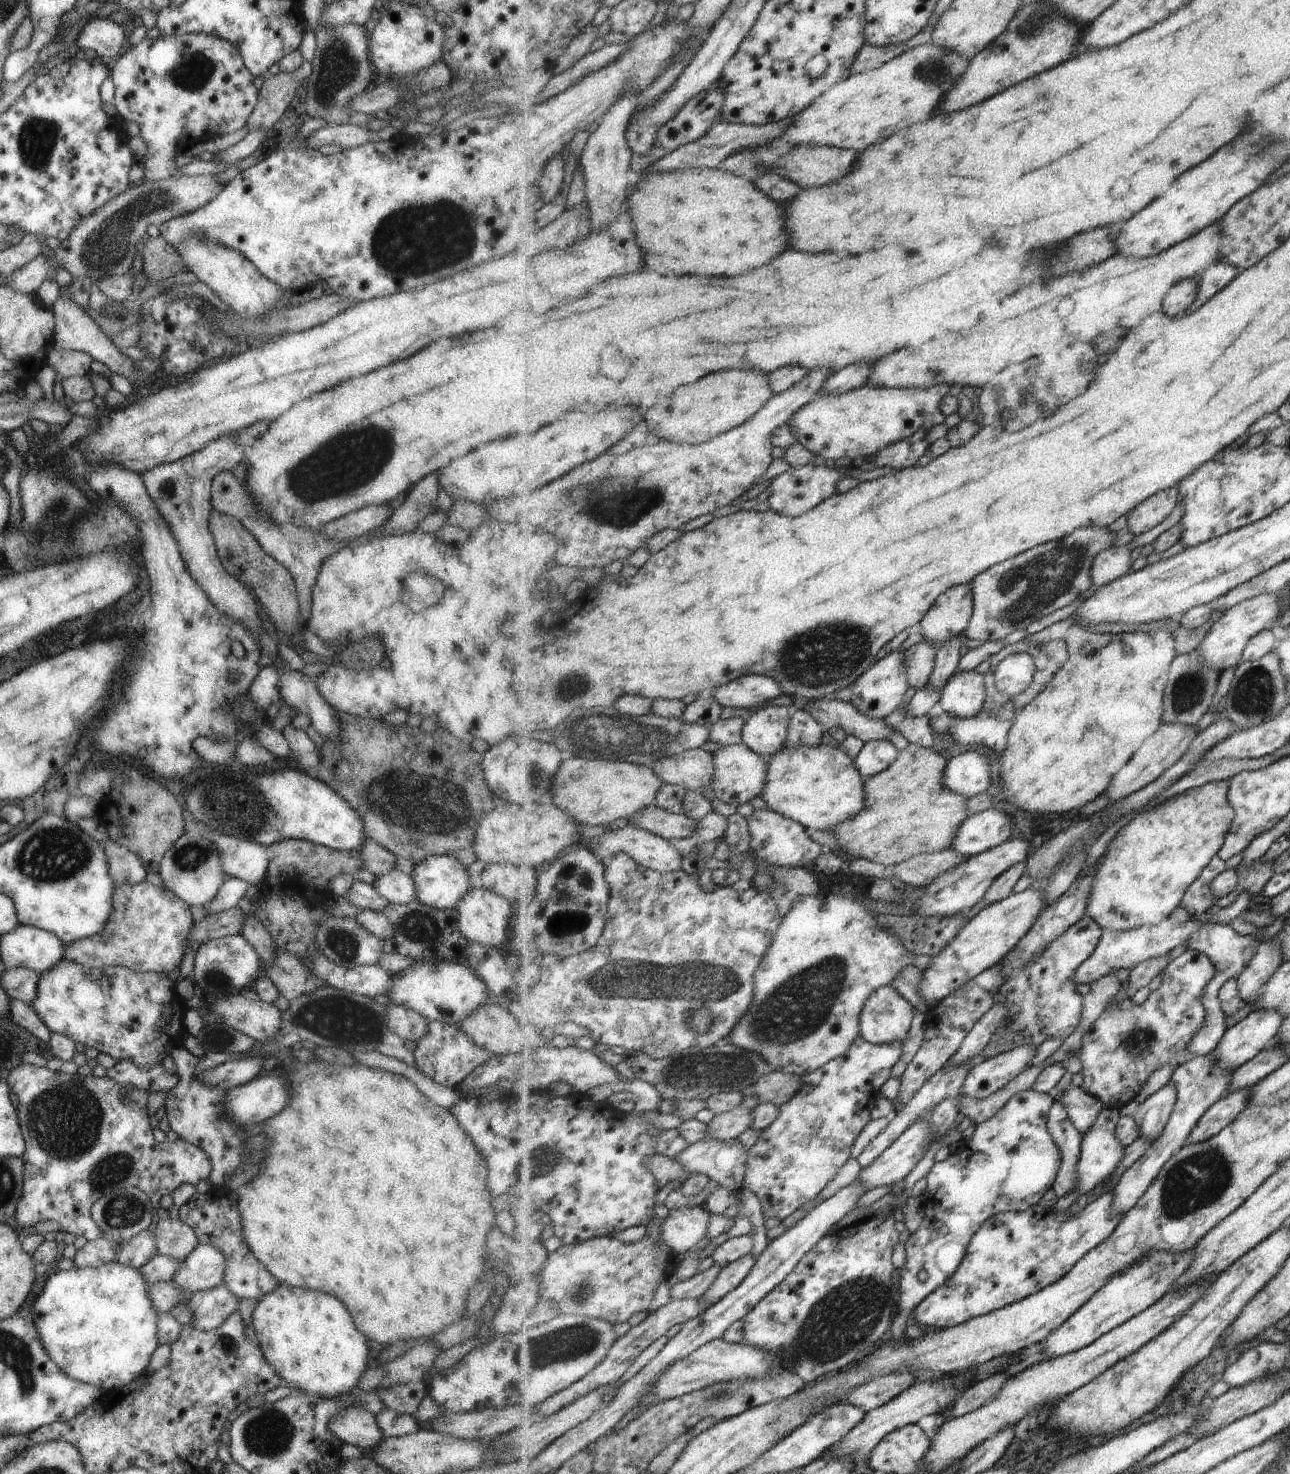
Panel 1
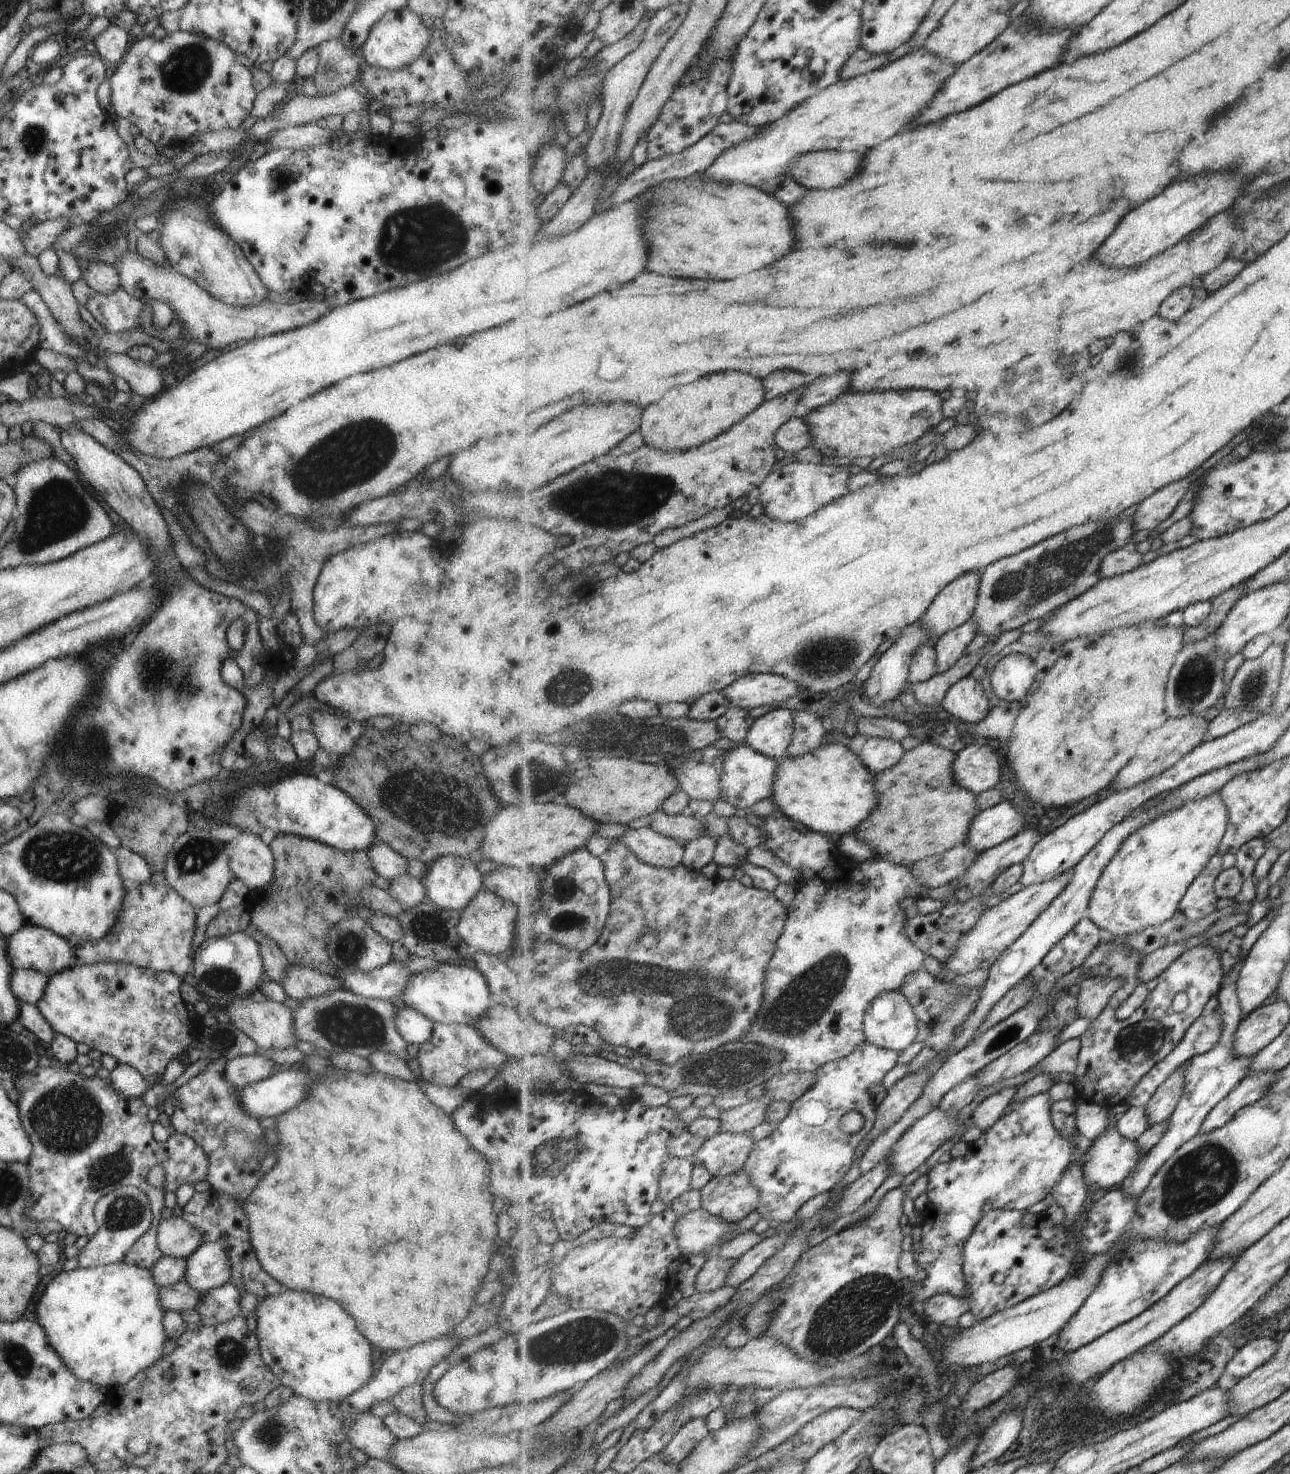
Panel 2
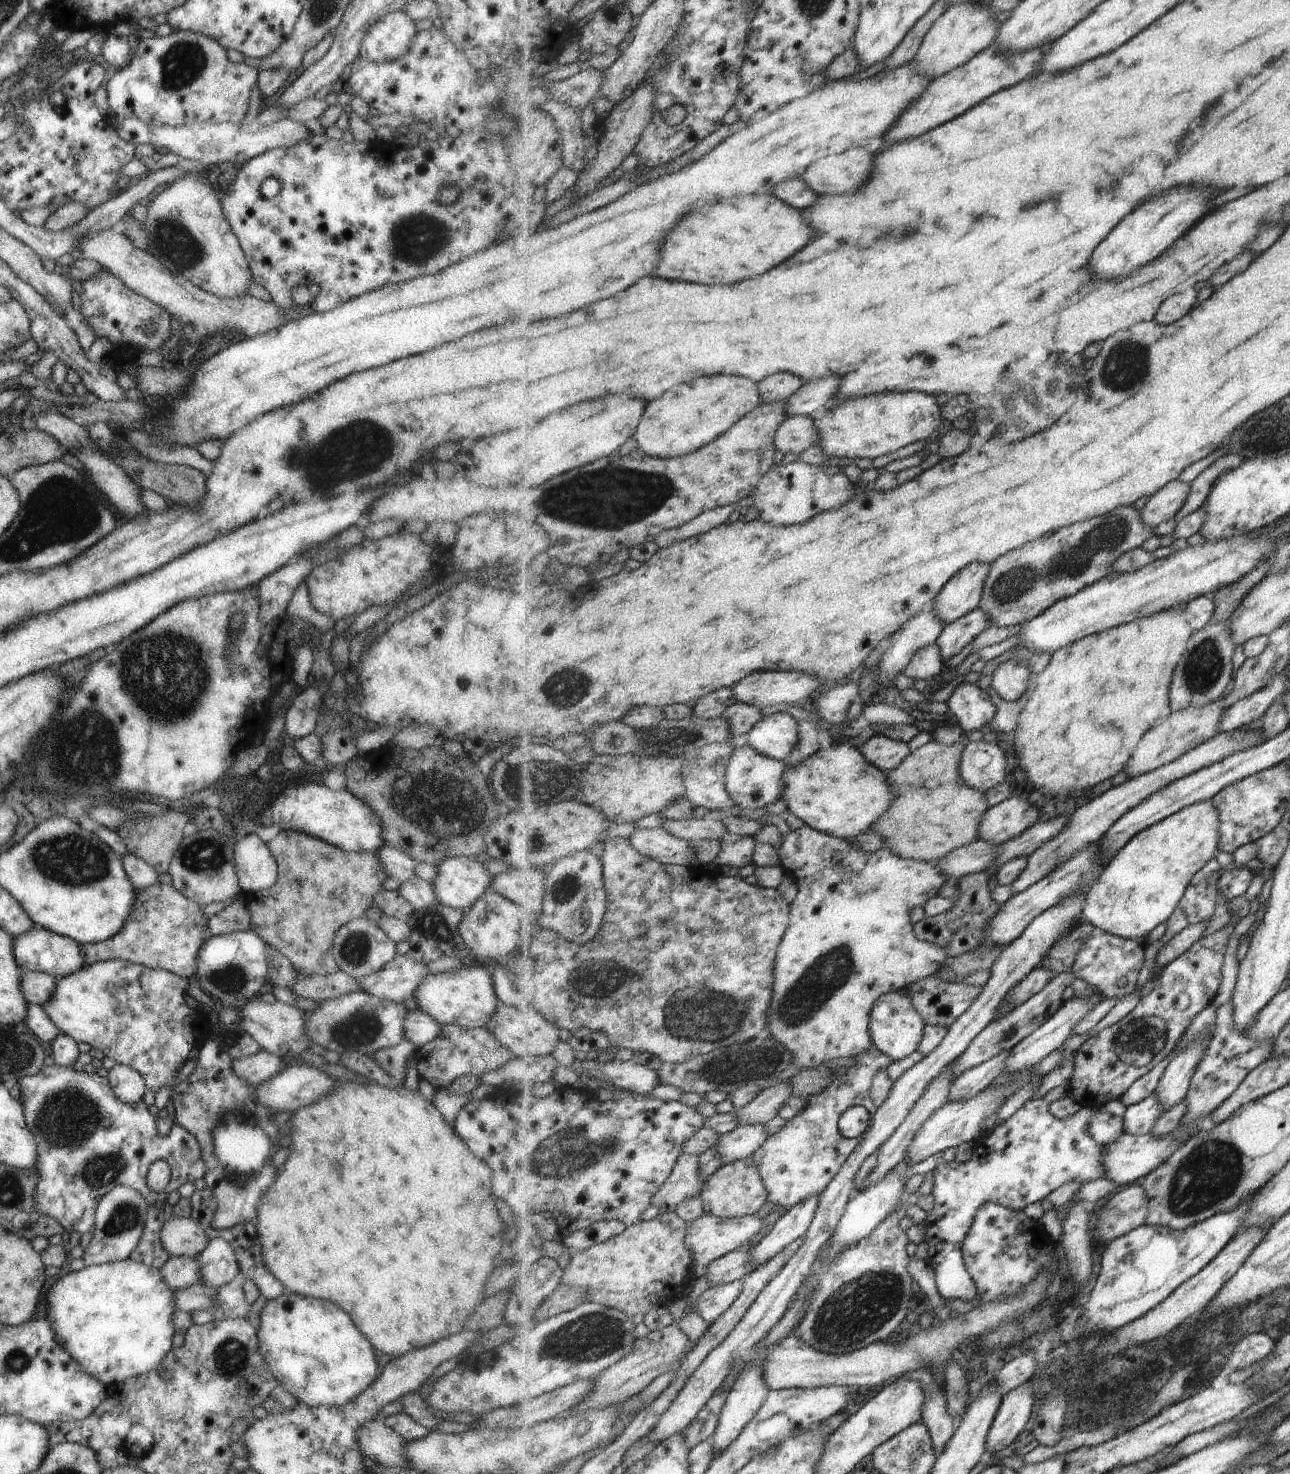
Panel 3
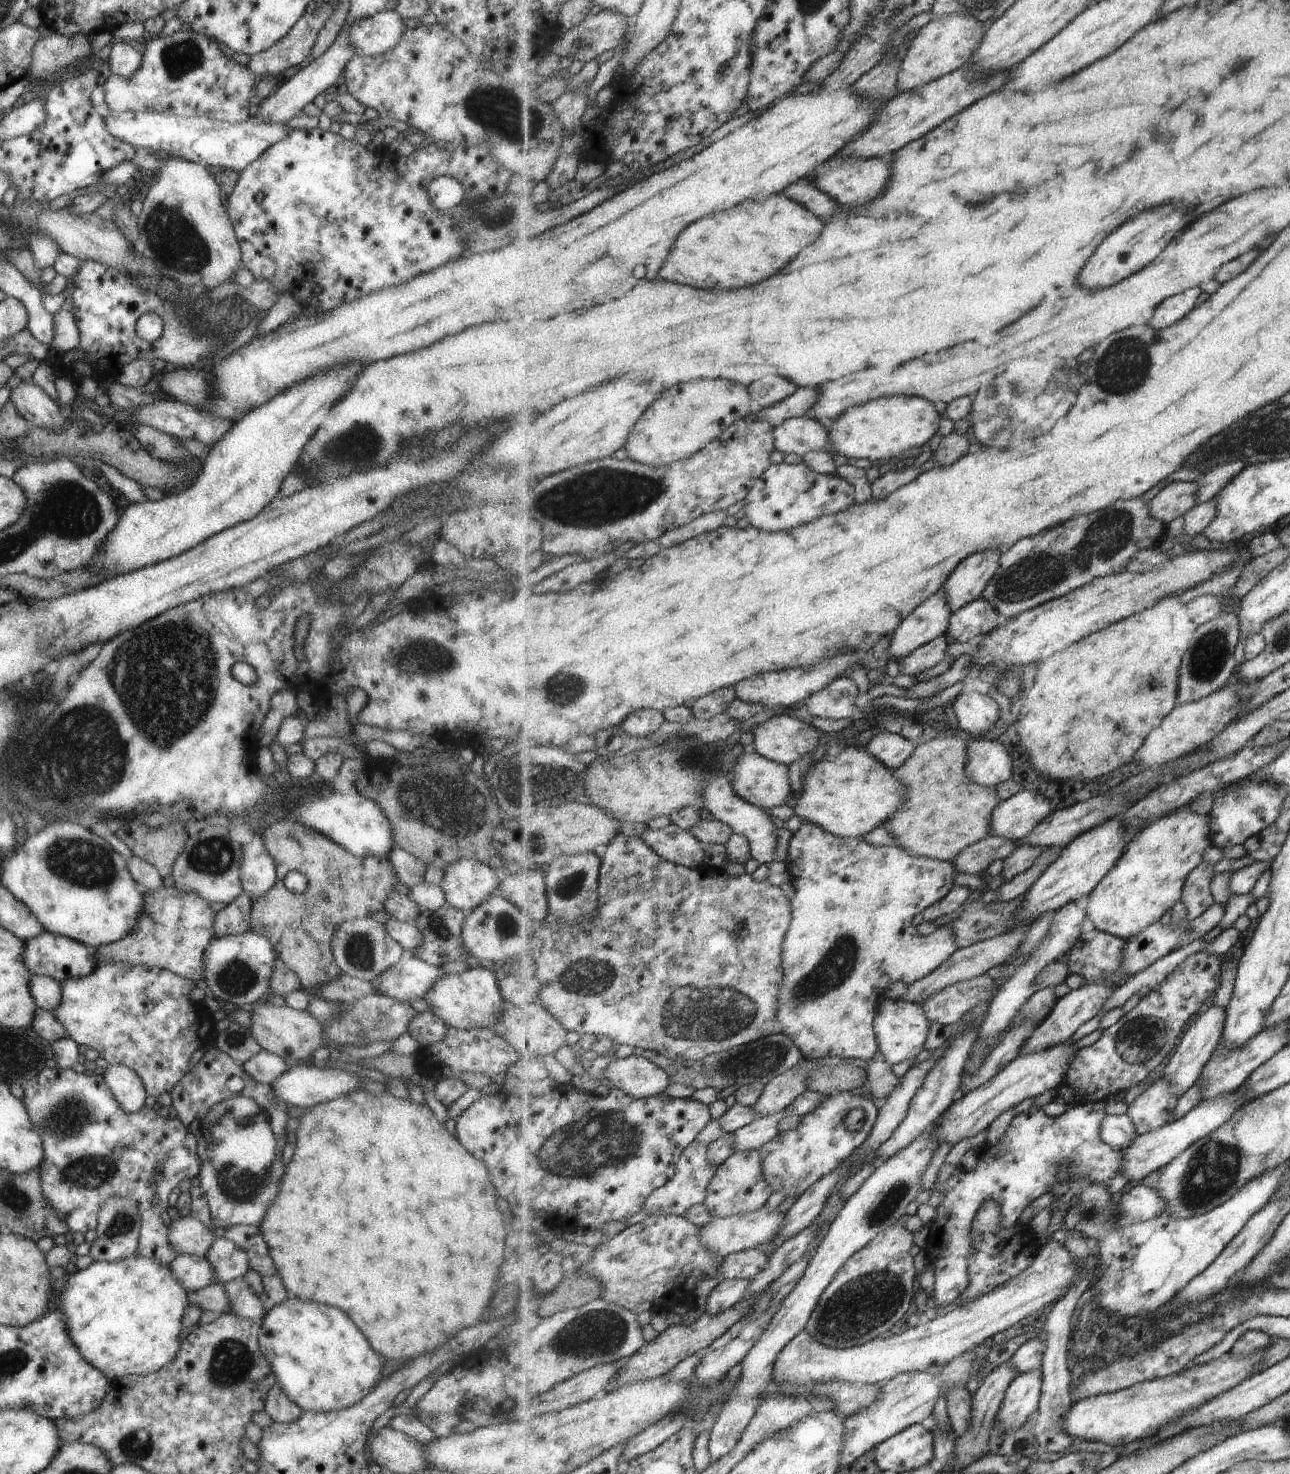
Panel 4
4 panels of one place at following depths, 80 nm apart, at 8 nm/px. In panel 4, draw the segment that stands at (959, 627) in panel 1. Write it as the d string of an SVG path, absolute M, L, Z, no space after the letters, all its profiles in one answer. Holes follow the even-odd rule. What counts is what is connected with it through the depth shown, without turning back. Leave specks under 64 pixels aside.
M989 549L975 553L961 562L951 573L945 592L953 614L972 602L984 598L987 585L998 573L1002 552L1003 550Z

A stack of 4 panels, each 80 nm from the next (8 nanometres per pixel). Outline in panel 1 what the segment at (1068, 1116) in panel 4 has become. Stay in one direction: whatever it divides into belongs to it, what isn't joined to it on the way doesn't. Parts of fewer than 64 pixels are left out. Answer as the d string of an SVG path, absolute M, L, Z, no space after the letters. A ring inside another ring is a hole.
M1021 1091L1015 1094L995 1116L979 1123L970 1139L962 1139L956 1151L940 1162L934 1163L926 1176L928 1188L924 1194L928 1212L921 1226L906 1240L906 1263L899 1269L902 1290L899 1299L899 1314L895 1315L891 1334L897 1341L908 1341L905 1328L912 1321L912 1314L925 1298L934 1290L947 1284L966 1260L967 1247L978 1230L987 1220L1001 1213L1019 1212L1037 1206L1043 1196L1053 1188L1062 1166L1062 1154L1055 1142L1049 1126L1050 1110L1053 1105L1052 1094L1039 1091ZM921 1272L926 1272L927 1280L921 1280Z

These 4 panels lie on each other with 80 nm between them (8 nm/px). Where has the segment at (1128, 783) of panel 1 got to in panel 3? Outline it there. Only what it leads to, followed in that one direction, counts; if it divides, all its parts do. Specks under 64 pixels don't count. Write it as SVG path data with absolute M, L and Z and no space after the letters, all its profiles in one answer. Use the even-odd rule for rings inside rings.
M1223 697L1219 701L1212 702L1204 707L1189 707L1182 711L1172 712L1167 718L1167 722L1146 732L1146 736L1141 740L1141 744L1139 744L1123 772L1128 775L1129 779L1134 779L1175 762L1190 750L1201 746L1210 738L1221 733L1221 717L1226 710Z

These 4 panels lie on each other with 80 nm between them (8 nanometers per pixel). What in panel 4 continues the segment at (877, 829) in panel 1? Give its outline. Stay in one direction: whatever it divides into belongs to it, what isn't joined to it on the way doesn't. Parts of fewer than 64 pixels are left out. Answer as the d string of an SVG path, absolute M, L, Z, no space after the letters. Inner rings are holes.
M963 734L952 735L949 738L935 737L930 741L919 745L905 766L894 770L895 776L905 782L907 790L911 790L910 799L906 807L887 822L887 830L895 834L895 844L904 846L915 856L927 856L941 861L954 861L968 846L981 842L992 833L991 821L994 810L1001 804L997 787L985 786L979 782L973 782L970 775L967 776L967 764L969 764L969 748L972 739Z

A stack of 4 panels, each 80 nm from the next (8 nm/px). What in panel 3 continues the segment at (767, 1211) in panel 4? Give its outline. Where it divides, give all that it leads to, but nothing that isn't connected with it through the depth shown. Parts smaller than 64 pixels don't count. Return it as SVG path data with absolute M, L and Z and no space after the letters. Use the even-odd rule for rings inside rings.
M709 1213L688 1222L686 1226L689 1227L686 1230L686 1242L690 1244L690 1250L694 1253L699 1273L703 1273L710 1262L730 1252L739 1250L743 1245L750 1243L753 1239L755 1240L755 1238L759 1240L758 1234L765 1227L763 1226L763 1220L758 1218L757 1215L721 1218Z

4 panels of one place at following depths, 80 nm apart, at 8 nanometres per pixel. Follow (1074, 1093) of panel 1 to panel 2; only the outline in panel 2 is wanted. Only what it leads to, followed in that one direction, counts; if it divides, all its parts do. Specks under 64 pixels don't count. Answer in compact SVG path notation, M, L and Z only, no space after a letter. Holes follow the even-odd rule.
M1075 1095L1077 1130L1088 1139L1097 1138L1108 1126L1108 1109Z

